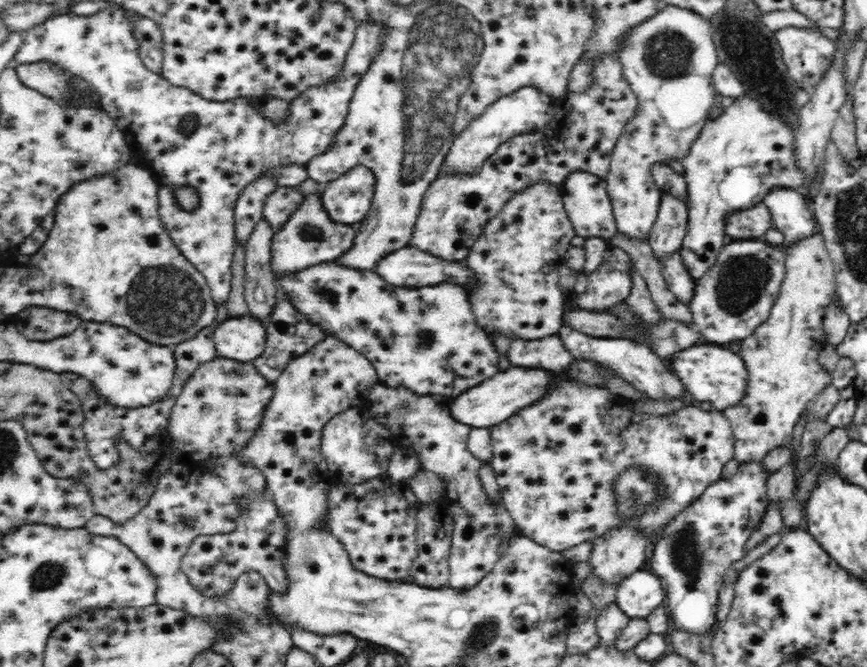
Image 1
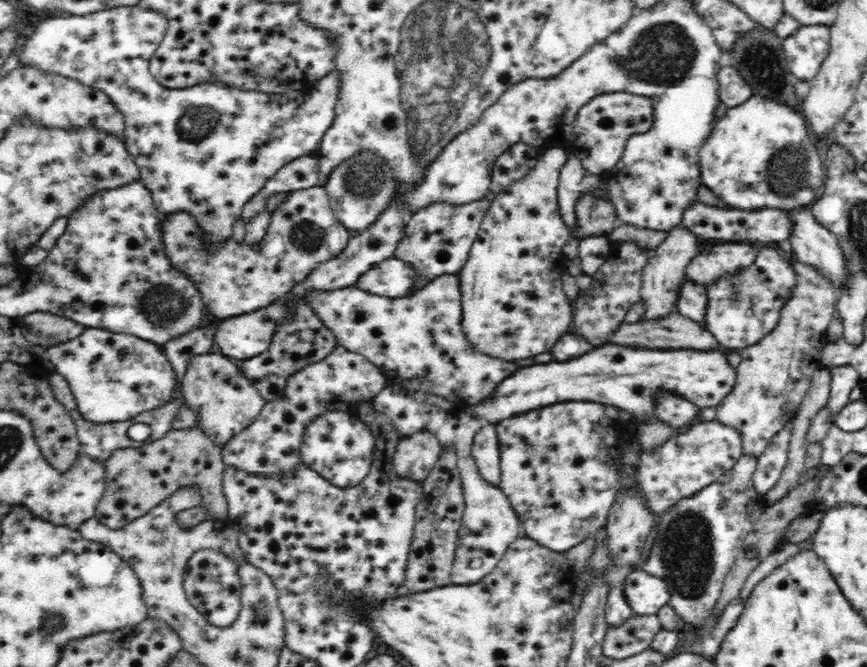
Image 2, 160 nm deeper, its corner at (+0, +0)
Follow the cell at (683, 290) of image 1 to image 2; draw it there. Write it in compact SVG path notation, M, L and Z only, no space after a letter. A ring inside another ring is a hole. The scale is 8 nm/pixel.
M686 282L681 286L677 300L677 313L705 326L707 308L707 289L696 283Z

